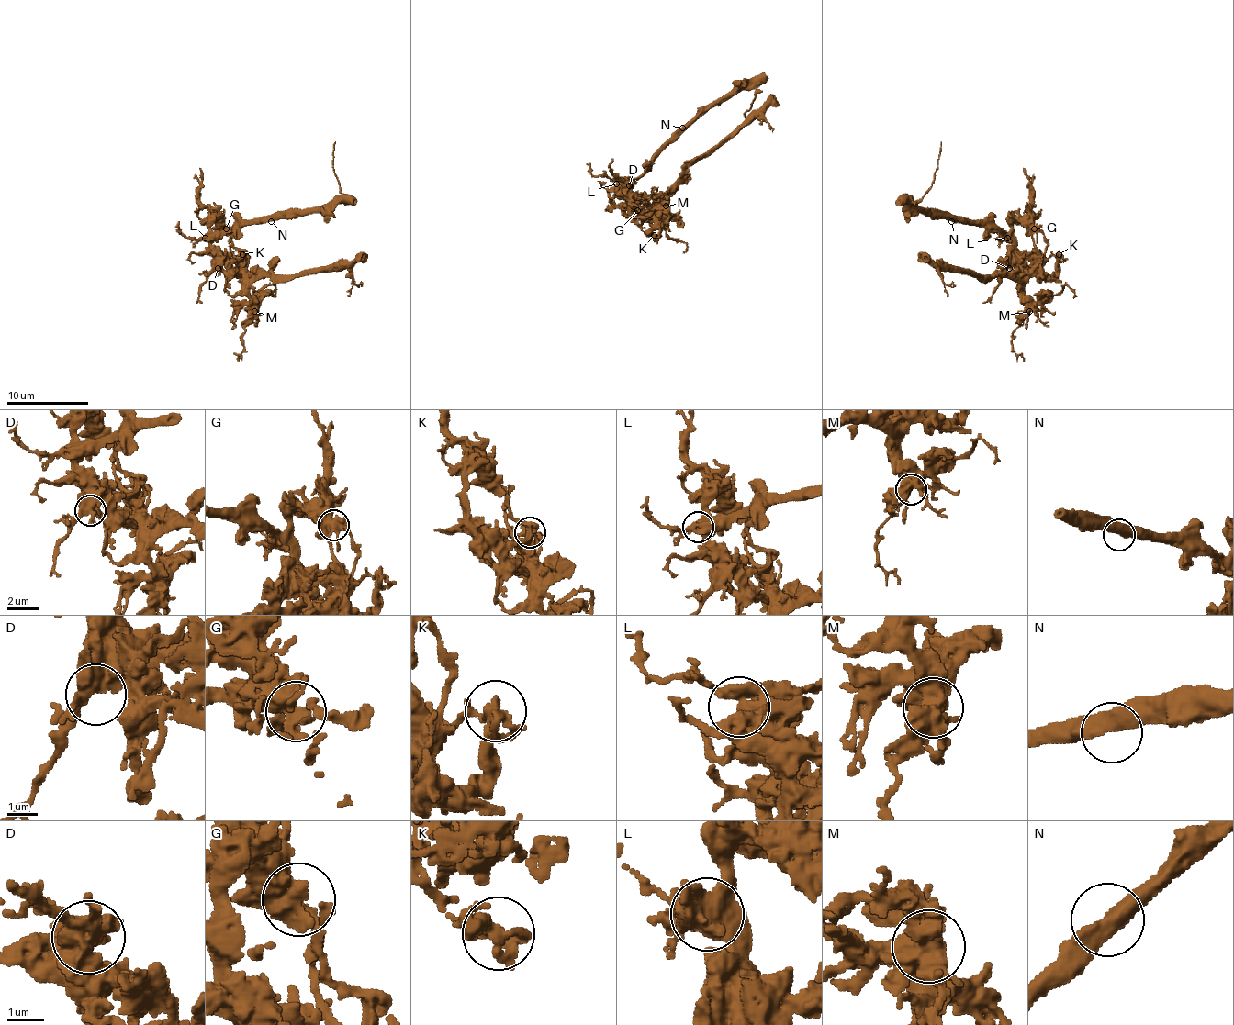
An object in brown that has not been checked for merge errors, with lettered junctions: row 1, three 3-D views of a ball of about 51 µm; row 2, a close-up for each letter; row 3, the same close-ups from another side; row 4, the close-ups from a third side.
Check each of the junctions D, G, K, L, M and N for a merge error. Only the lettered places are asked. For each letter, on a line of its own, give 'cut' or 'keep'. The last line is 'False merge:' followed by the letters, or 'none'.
D: keep
G: cut
K: cut
L: keep
M: keep
N: keep
False merge: G, K

